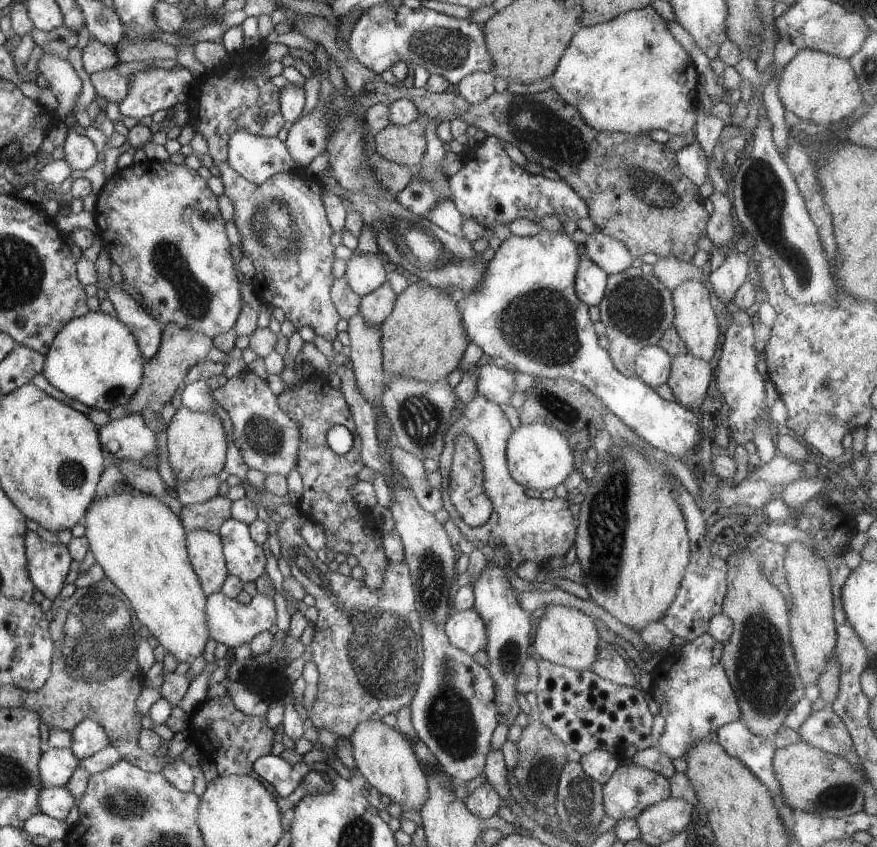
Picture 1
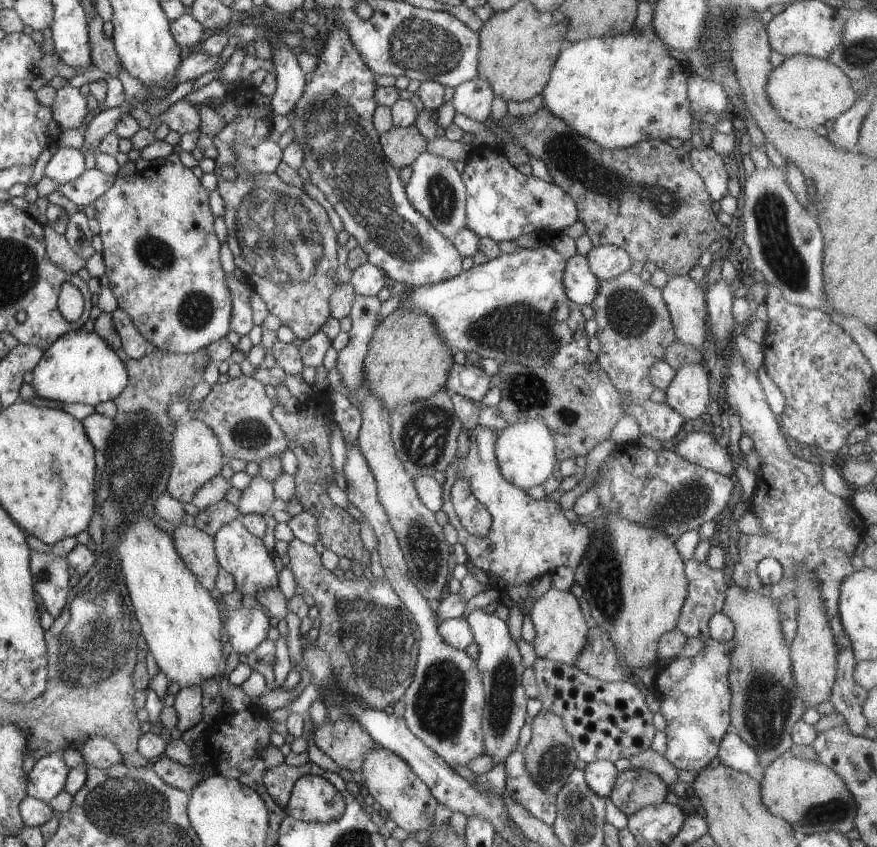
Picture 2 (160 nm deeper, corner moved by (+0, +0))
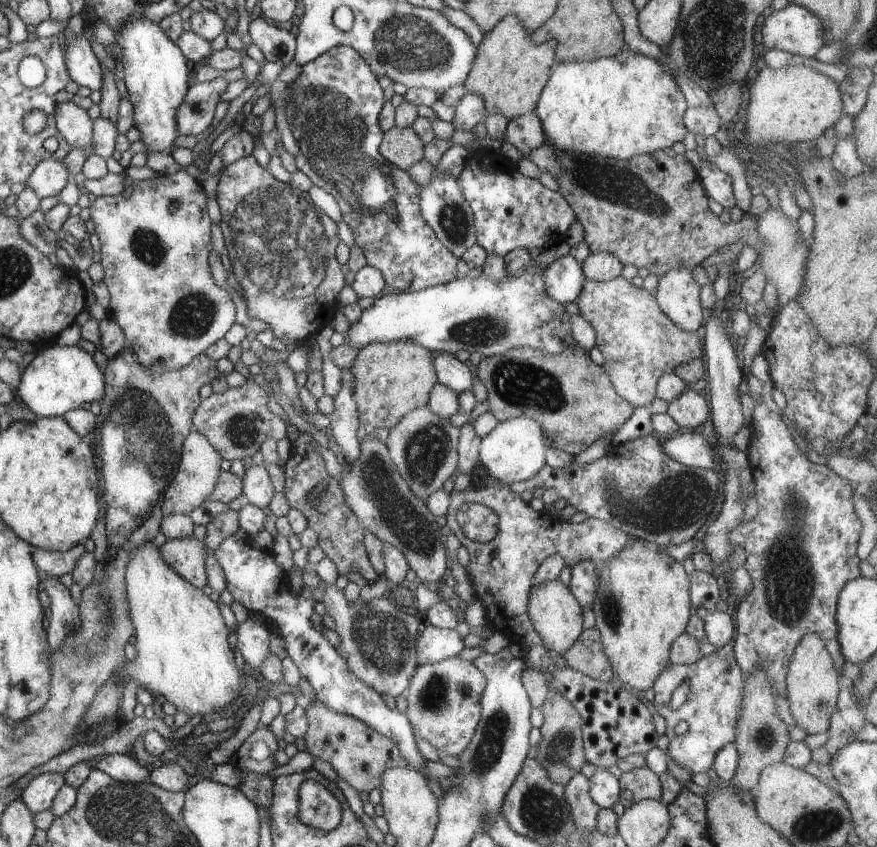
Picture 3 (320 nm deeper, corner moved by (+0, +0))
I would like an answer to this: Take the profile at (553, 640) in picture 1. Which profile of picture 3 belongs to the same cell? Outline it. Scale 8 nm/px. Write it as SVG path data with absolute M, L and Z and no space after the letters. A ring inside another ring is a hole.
M560 579L549 580L532 588L527 604L527 613L533 627L543 640L544 646L562 655L579 639L585 626L582 626L583 608L570 592L569 586Z

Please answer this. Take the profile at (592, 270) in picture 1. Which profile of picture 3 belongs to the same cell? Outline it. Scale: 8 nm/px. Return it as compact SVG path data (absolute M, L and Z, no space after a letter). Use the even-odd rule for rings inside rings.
M571 255L549 264L544 273L546 294L556 302L576 302L586 280L582 265Z

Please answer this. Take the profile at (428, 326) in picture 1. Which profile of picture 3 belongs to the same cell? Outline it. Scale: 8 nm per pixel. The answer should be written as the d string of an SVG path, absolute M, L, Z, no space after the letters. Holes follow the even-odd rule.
M410 341L368 343L359 350L350 370L359 421L368 431L375 428L393 429L402 417L414 409L427 406L430 391L437 383L434 355L435 352Z

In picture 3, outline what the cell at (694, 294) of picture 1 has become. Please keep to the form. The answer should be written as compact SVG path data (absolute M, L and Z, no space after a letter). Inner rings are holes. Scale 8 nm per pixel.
M680 267L669 270L658 281L658 288L654 294L660 310L682 330L696 333L704 322L704 312L701 305L701 286L693 277L692 269Z

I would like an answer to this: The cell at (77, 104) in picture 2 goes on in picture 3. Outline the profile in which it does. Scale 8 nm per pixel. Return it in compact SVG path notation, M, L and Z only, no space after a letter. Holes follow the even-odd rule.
M72 100L56 105L55 119L62 138L73 148L82 153L94 155L93 120Z

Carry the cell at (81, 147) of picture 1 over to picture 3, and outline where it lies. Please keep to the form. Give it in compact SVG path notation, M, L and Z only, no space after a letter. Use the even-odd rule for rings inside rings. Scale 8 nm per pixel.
M50 158L39 162L32 172L30 180L25 182L25 187L32 188L36 192L36 196L40 200L44 200L58 196L68 180L72 181L63 161L55 161Z

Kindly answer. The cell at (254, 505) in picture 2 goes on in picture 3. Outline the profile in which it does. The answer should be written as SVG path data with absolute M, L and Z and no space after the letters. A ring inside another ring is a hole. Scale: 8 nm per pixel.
M253 464L245 470L241 479L243 495L247 498L247 502L264 509L275 493L265 465Z

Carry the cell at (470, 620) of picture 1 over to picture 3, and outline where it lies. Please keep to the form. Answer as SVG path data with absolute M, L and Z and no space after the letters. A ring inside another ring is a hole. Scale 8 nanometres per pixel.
M426 624L416 641L417 668L426 663L440 662L458 656L465 648L463 640L456 630L451 631Z

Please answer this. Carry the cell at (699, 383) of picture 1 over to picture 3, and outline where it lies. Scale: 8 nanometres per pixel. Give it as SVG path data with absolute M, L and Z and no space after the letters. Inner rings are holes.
M690 387L674 399L669 405L667 413L678 423L680 428L694 431L700 424L708 420L708 402L700 395L699 387Z

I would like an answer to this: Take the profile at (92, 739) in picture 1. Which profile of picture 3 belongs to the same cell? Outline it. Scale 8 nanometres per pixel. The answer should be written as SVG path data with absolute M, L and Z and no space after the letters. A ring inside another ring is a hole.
M112 753L101 756L92 762L92 767L104 771L123 783L138 785L139 783L149 783L151 780L151 772L145 764L131 754Z

